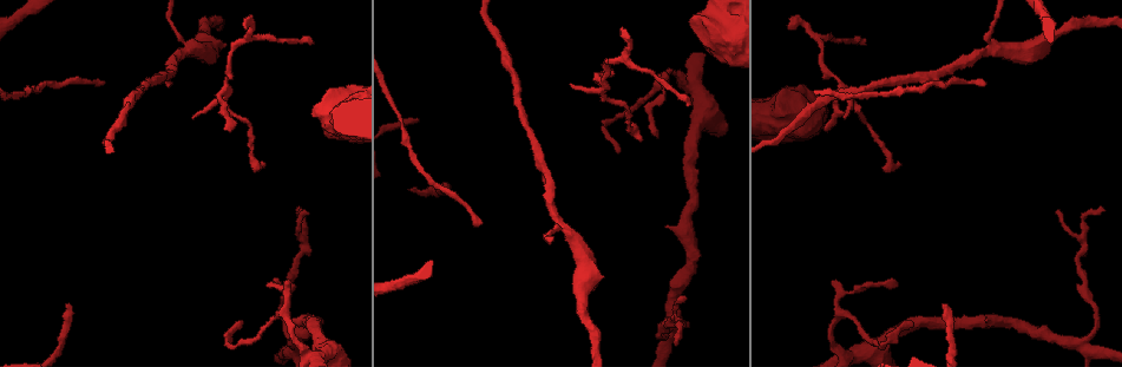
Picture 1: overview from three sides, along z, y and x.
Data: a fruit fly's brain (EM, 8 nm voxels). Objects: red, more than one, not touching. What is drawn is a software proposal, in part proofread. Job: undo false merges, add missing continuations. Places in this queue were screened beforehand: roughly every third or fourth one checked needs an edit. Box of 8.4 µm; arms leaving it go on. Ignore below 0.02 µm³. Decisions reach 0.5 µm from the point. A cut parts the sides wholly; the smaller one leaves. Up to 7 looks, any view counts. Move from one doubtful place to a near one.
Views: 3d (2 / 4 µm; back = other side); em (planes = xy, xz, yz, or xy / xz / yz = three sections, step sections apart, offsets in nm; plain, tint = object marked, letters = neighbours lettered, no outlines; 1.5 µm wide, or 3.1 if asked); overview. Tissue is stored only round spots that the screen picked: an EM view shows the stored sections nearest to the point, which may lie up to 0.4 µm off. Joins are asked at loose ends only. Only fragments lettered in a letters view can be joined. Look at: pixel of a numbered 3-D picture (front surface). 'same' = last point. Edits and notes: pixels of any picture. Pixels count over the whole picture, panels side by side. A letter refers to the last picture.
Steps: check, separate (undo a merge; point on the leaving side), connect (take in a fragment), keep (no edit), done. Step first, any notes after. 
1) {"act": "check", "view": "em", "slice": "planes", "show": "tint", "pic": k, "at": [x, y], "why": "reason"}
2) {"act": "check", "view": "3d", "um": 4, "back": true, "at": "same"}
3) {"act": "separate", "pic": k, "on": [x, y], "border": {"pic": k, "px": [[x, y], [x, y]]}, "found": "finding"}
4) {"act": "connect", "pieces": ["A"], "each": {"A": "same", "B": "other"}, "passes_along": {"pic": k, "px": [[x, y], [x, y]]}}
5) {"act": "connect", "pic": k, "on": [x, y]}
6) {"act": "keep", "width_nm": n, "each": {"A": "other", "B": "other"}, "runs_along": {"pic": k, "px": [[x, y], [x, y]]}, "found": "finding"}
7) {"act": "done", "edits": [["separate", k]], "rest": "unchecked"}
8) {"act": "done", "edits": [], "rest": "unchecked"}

{"act": "check", "view": "3d", "um": 2, "pic": 1, "at": [683, 297], "why": "an open end"}

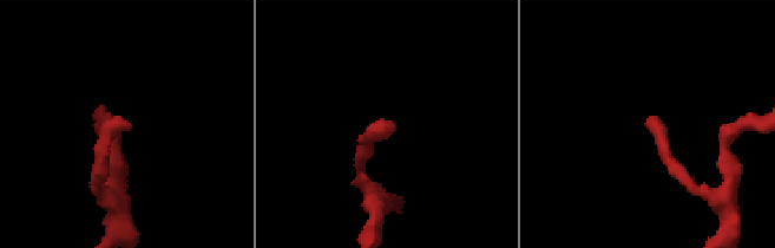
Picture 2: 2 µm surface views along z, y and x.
{"act": "check", "view": "em", "slice": "xz", "step": 8, "show": "letters", "pic": 2, "at": [126, 123]}

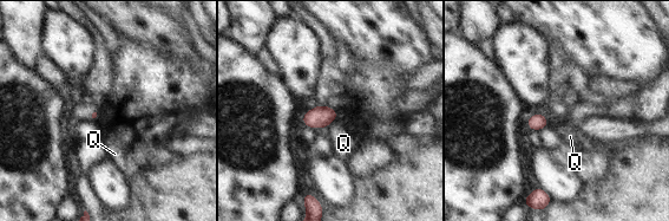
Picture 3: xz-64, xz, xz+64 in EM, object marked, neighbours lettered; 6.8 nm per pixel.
{"act": "keep", "each": {"Q": "other"}, "border": {"pic": 3, "px": [[334, 119], [326, 127]]}, "found": "no lettered fragment goes on from it"}

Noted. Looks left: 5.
{"act": "check", "view": "3d", "um": 4, "pic": 1, "at": [312, 42], "why": "tapers out"}

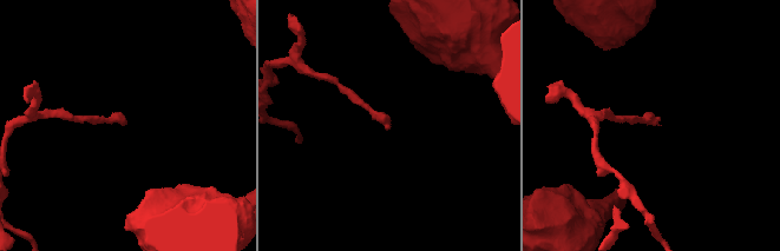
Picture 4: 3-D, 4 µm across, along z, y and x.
{"act": "check", "view": "em", "slice": "xz", "step": 8, "show": "tint", "pic": 4, "at": [387, 130]}

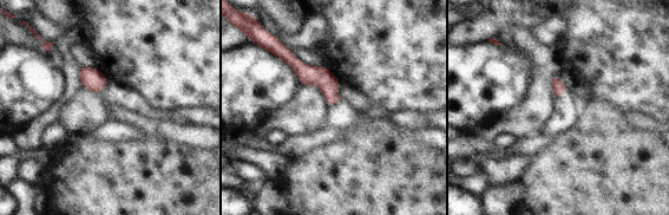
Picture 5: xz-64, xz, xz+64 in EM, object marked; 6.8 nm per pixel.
{"act": "check", "view": "em", "slice": "yz", "step": 4, "show": "letters", "at": "same"}

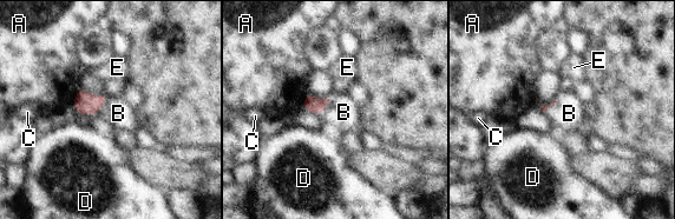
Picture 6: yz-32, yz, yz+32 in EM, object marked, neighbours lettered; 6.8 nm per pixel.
{"act": "connect", "pieces": ["B"], "each": {"A": "other", "B": "same", "C": "other", "D": "other", "E": "other"}, "passes_along": {"pic": 6, "px": [[85, 103], [99, 110], [118, 113]]}, "found": "the neuron continues"}

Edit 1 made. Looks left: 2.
{"act": "done", "edits": [["connect", 6]], "rest": "unchecked"}

